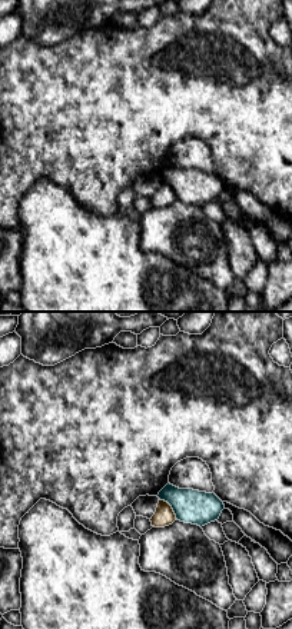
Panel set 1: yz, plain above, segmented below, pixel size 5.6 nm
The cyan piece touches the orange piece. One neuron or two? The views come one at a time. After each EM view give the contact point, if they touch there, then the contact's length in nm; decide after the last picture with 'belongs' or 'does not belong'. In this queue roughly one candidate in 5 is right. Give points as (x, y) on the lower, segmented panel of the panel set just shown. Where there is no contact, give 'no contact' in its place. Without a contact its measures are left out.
(171, 505) | 160 nm

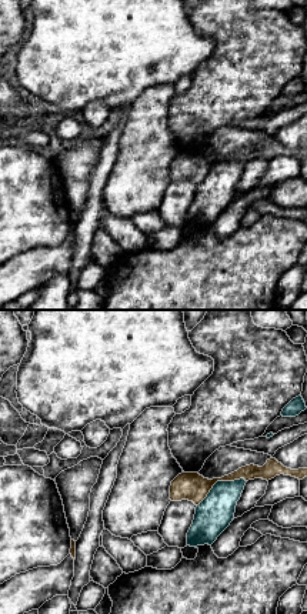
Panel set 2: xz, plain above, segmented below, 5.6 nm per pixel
(219, 481) | 320 nm

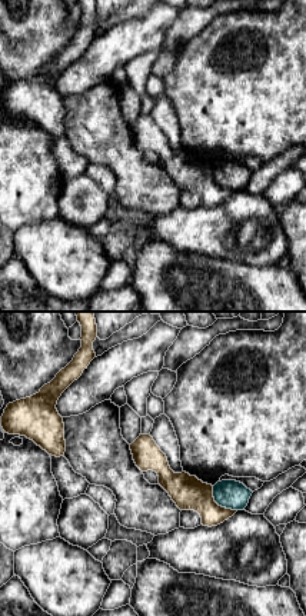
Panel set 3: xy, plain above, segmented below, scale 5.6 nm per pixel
(219, 505) | 200 nm

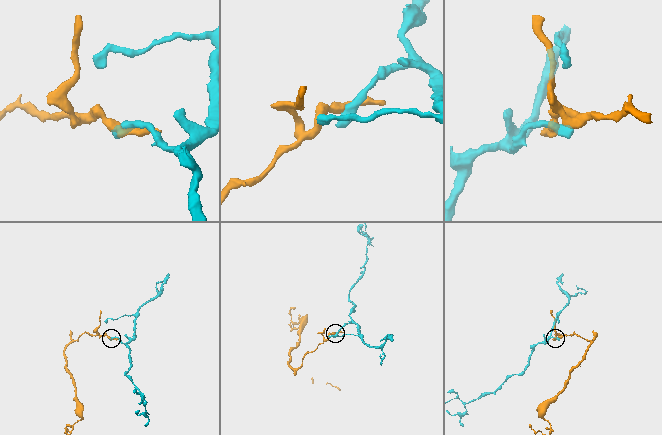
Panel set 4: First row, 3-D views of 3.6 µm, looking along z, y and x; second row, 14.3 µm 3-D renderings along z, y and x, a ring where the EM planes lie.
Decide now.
does not belong

